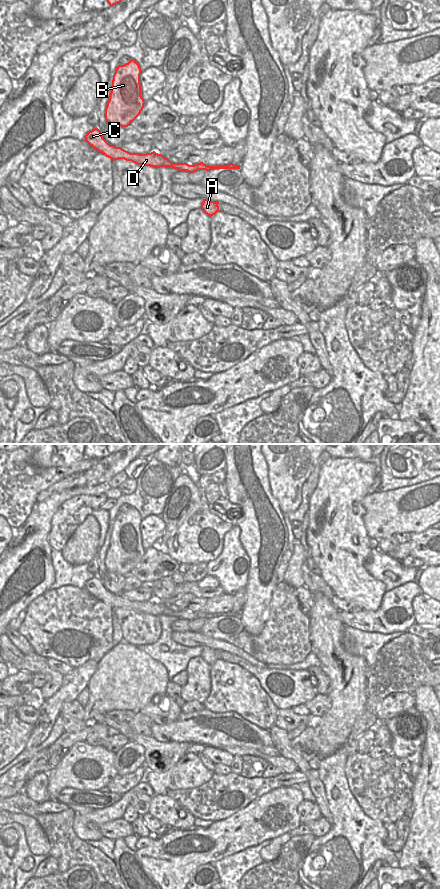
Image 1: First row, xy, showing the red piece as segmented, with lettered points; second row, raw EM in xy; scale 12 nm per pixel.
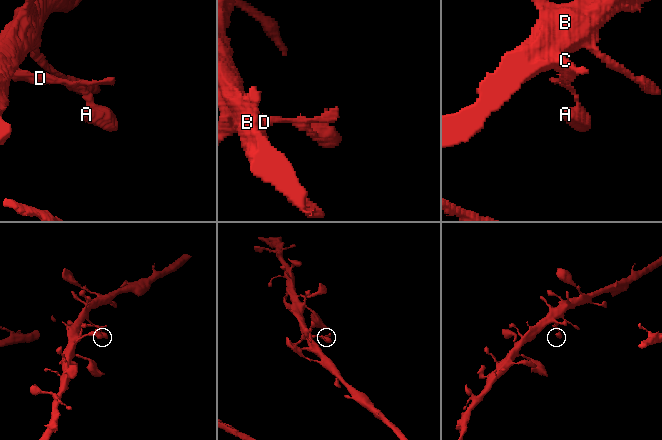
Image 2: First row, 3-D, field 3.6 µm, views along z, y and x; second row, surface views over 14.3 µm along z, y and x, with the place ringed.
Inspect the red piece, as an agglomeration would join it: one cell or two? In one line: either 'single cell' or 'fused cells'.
single cell

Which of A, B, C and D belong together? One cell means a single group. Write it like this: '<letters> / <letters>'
A B C D

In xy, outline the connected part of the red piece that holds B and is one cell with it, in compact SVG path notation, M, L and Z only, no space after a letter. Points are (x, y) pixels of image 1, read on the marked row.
M134 59L117 66L104 113L107 123L126 128L140 115L145 104L141 96L141 72Z

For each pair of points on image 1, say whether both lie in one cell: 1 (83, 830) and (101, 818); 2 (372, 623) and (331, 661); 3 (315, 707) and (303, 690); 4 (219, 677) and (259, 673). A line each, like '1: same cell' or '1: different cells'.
1: same cell
2: different cells
3: different cells
4: different cells

